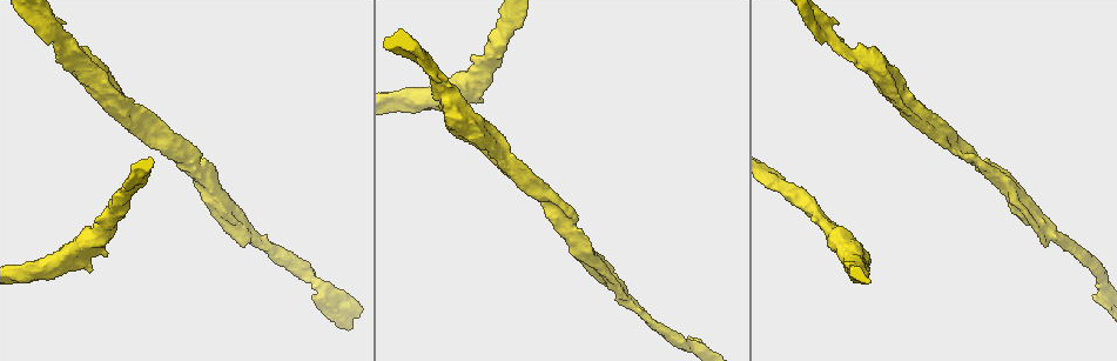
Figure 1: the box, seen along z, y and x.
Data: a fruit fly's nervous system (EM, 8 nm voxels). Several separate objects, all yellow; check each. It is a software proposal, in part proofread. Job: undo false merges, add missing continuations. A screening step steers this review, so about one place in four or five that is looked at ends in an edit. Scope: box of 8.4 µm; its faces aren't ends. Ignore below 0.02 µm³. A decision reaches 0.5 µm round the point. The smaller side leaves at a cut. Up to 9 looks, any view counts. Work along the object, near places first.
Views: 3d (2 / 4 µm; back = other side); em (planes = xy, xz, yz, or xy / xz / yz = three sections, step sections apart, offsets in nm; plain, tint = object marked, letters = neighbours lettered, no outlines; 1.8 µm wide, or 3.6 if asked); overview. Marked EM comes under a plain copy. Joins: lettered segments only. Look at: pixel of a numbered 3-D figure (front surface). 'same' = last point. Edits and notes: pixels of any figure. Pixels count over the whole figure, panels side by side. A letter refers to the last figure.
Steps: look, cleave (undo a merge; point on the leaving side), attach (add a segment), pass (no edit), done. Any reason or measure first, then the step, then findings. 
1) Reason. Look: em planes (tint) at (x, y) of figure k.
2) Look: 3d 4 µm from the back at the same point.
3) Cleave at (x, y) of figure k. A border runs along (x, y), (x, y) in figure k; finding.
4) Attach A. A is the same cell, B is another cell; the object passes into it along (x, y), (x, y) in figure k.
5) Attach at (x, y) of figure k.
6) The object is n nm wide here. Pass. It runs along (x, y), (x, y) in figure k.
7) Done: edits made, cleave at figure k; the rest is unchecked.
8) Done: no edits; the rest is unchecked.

Branch point. Look: 3d 2 µm at (546, 196) of figure 1.

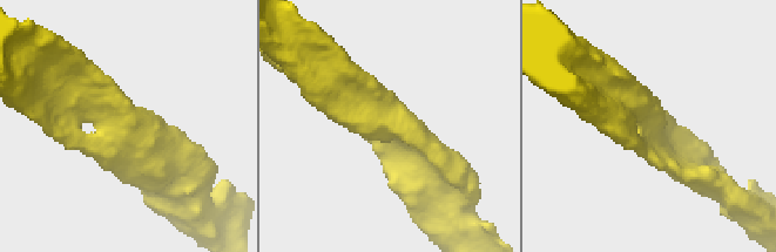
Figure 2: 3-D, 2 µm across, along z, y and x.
Now the EM. Look: em planes (tint) at (648, 123) of figure 2.

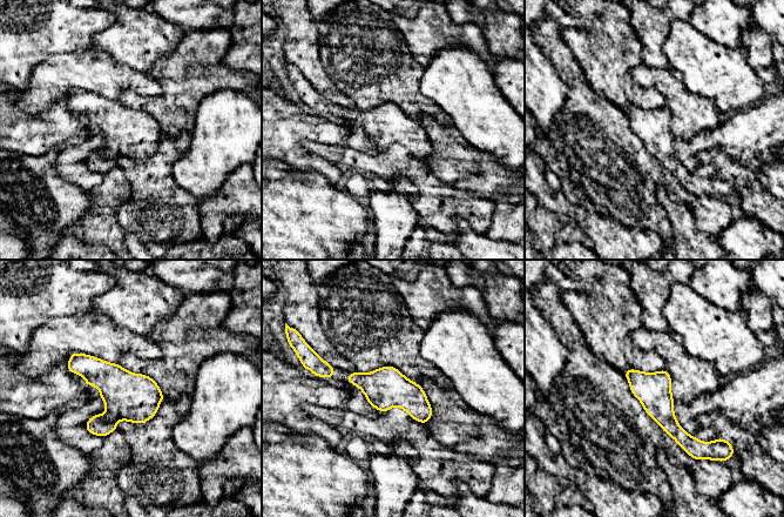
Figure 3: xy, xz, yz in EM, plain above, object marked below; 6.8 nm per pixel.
Look: em planes (letters) at the same point.

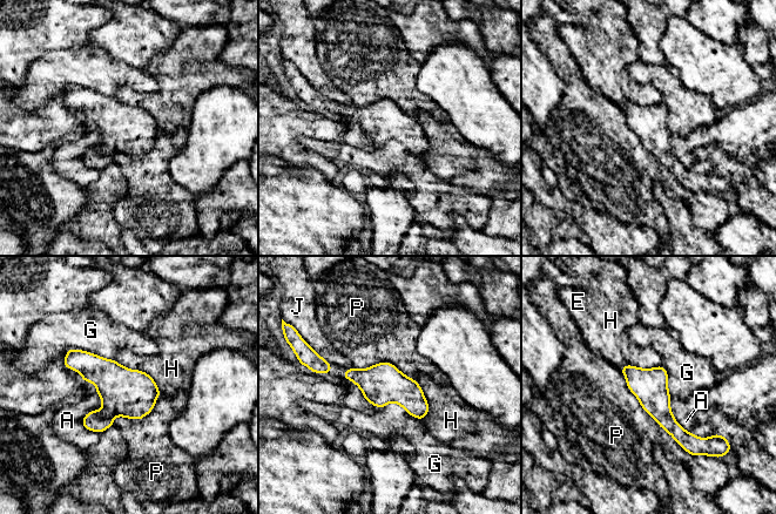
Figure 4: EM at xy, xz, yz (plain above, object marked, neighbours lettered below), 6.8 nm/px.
The object is 240 nm wide here; the longest contact is with P, 800 nm. Pass. A, E, G, H, J and P are other cells; one neuron here.

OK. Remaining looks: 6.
Touches itself. Look: em 3.6 µm xz step 16 (tint) at (814, 30) of figure 1.

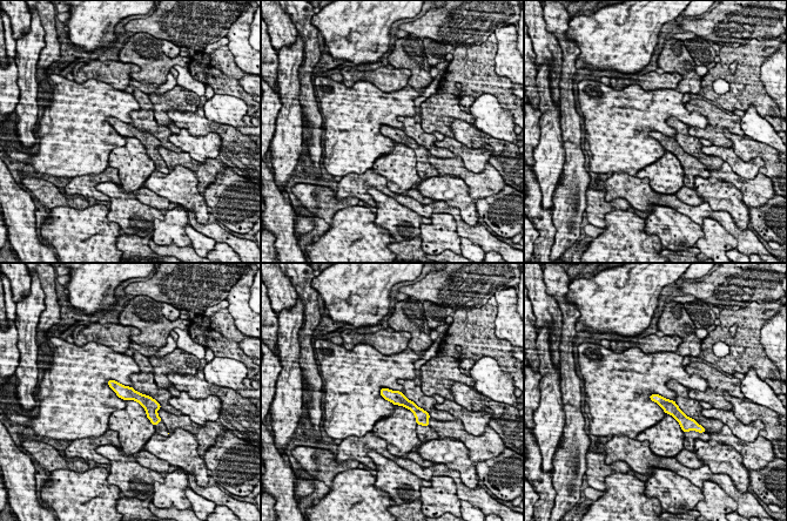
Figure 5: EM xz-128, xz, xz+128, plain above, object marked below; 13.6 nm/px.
Another direction. Look: em 3.6 µm planes (letters) at the same point.

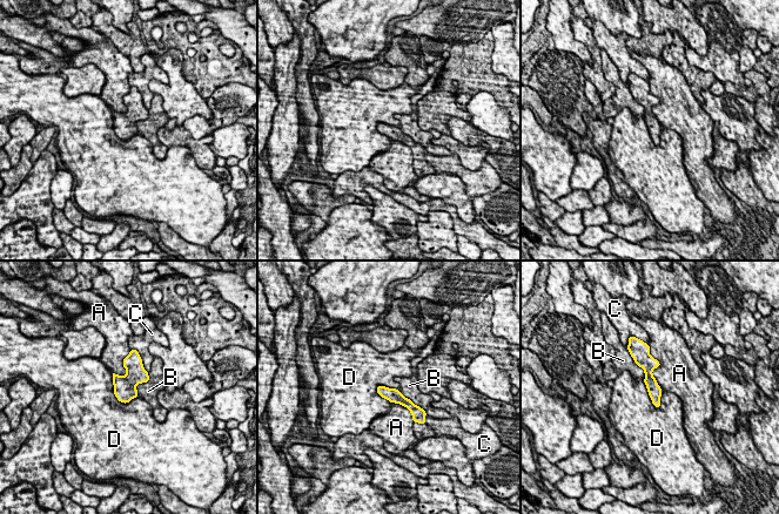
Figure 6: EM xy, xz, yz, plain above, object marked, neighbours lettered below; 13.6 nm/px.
Pass. A, B, C and D are other cells; all the same neuron.

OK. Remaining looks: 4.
Free end. Look: em planes (letters) at (481, 102) of figure 1.

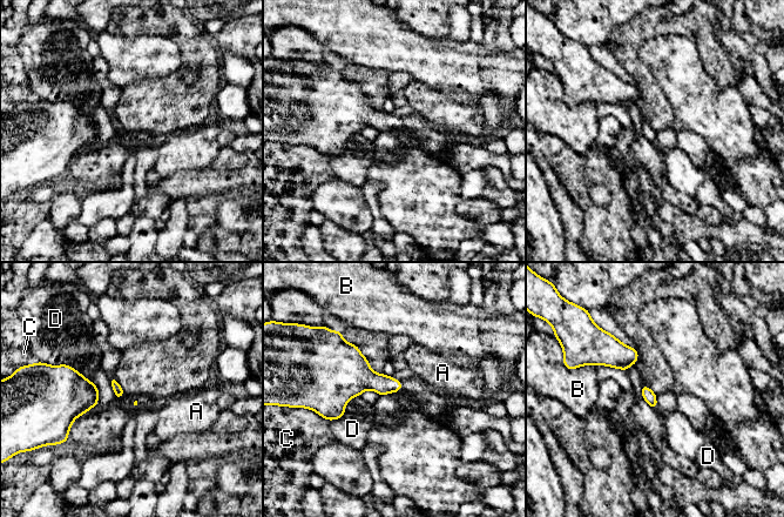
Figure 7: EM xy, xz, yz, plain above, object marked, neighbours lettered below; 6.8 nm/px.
The longest contact is with D, 280 nm. Pass. A, B, C and D are other cells; a border runs along (359, 395), (329, 421) in figure 7; none of them fits.

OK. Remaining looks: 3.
Three arms meet. Look: em planes (letters) at (329, 294) of figure 1.

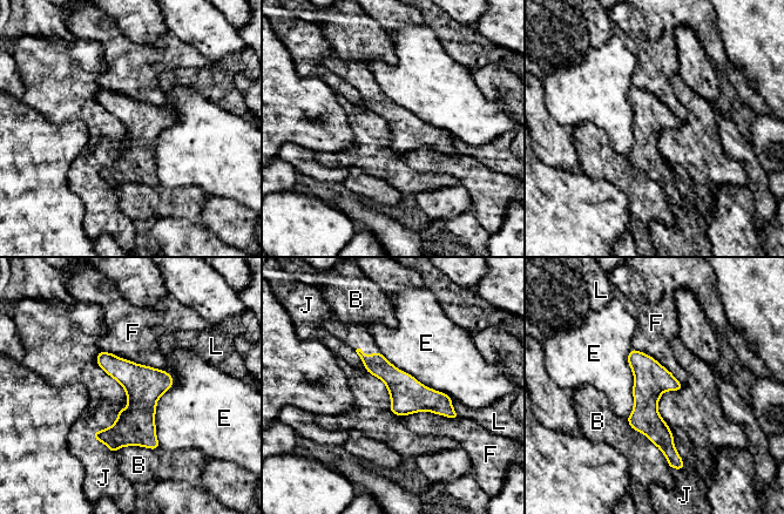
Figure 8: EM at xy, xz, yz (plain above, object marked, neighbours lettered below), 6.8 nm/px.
Pass. B, E, F, J and L are other cells; continuous, no second neuron.

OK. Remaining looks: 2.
Done: no edits; the rest is unchecked.

